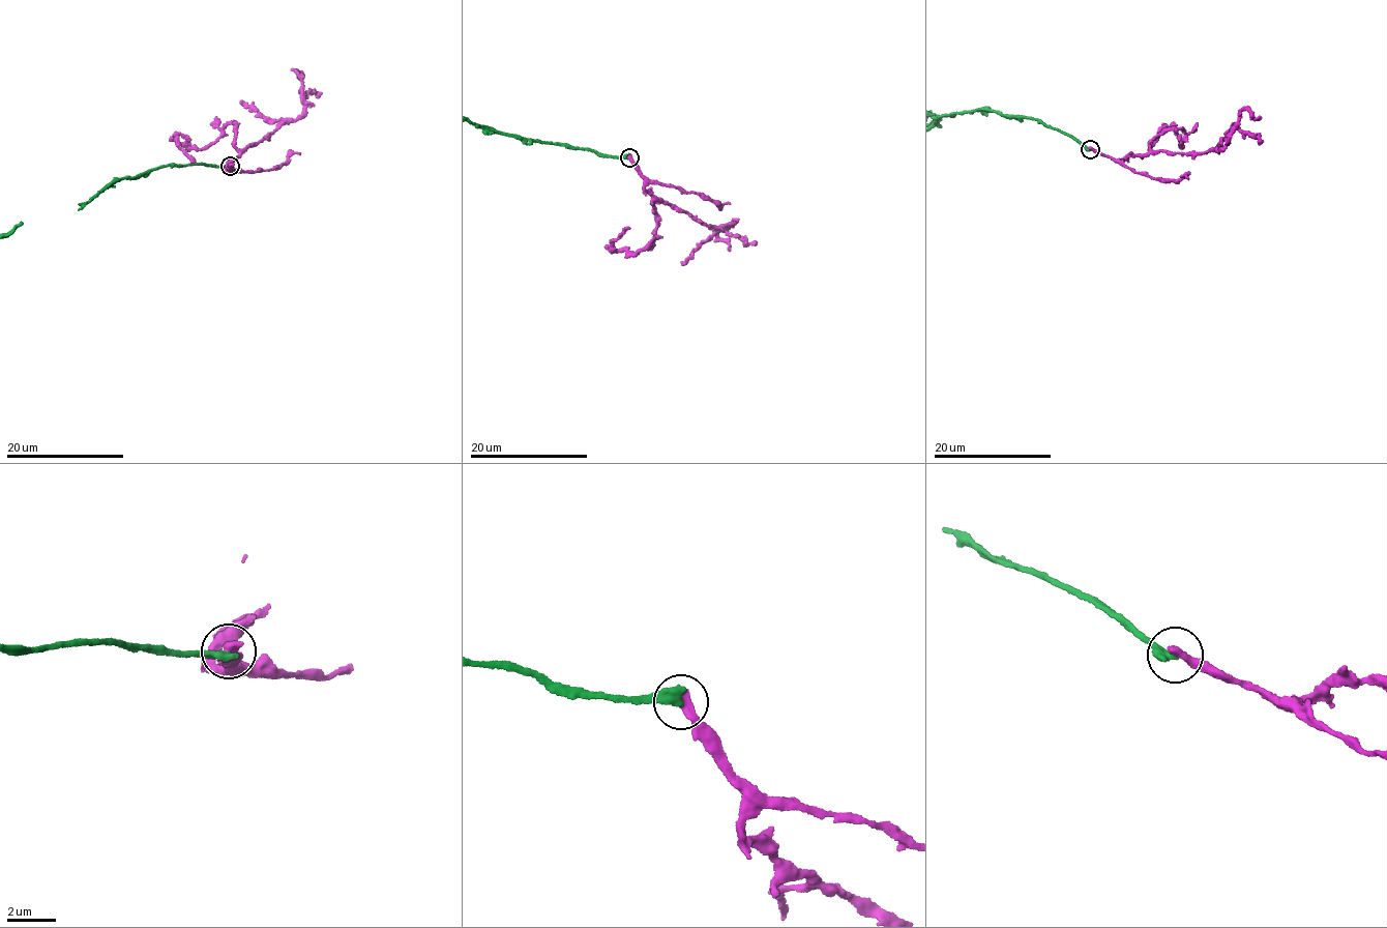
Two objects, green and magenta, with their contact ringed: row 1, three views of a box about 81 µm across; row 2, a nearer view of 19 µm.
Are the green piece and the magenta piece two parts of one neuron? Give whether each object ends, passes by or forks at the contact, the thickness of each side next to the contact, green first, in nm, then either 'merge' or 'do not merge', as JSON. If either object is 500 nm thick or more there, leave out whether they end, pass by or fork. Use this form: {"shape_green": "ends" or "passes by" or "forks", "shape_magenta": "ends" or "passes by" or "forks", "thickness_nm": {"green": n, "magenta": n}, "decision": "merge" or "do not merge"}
{"shape_green": "ends", "shape_magenta": "ends", "thickness_nm": {"green": 400, "magenta": 460}, "decision": "do not merge"}

